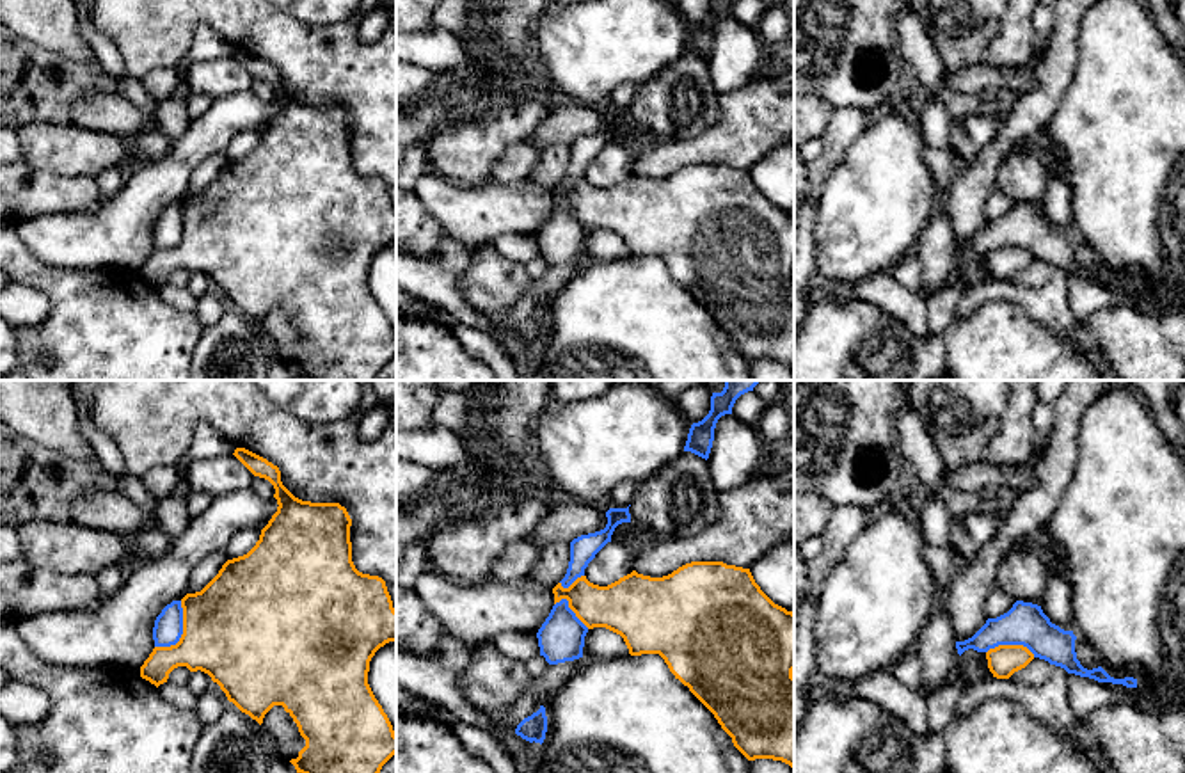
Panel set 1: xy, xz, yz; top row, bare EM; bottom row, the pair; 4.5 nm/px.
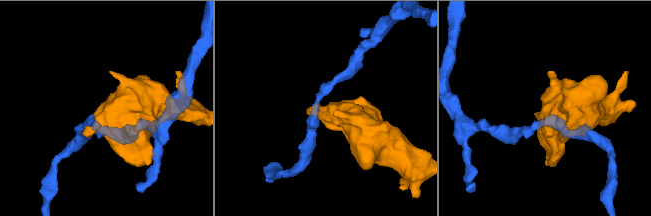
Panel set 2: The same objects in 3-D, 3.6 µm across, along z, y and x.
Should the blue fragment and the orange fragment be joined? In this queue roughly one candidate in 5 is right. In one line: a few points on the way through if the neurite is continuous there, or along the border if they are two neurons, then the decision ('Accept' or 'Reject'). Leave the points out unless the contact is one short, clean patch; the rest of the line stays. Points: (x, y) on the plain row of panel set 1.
Boundary: xy (182, 203), (182, 239), (174, 246), (155, 249). Reject

